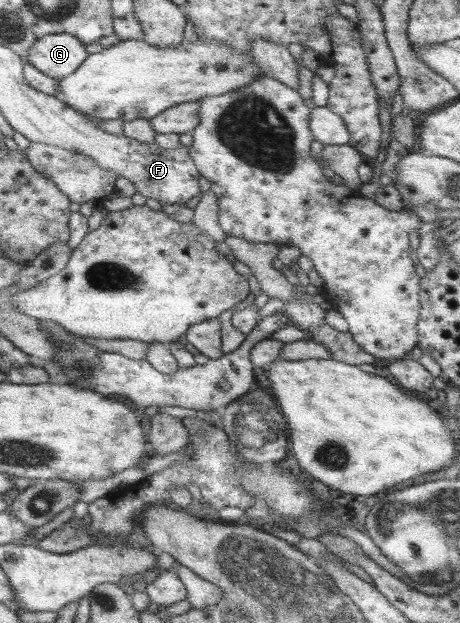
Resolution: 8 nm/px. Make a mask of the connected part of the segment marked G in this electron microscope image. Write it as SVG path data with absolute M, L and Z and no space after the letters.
M71 33L41 35L25 62L51 78L67 78L87 59L85 46Z

